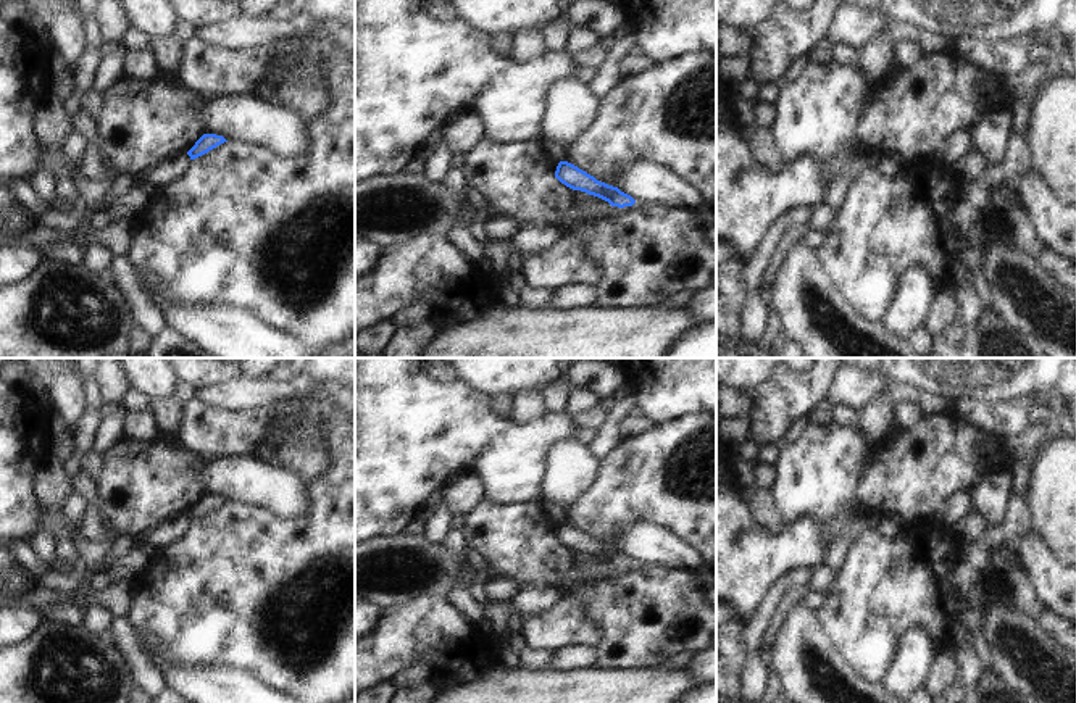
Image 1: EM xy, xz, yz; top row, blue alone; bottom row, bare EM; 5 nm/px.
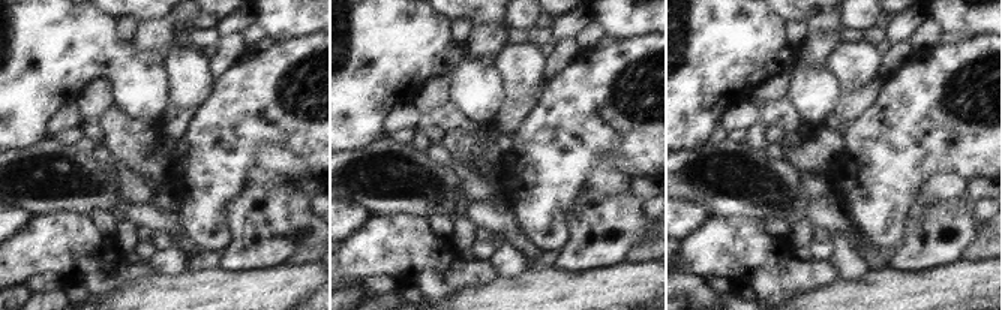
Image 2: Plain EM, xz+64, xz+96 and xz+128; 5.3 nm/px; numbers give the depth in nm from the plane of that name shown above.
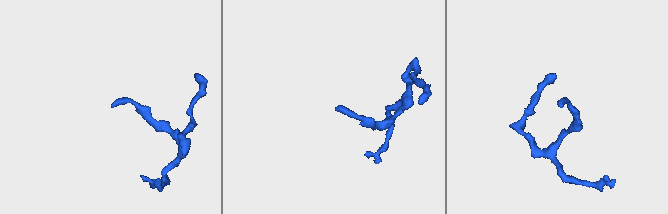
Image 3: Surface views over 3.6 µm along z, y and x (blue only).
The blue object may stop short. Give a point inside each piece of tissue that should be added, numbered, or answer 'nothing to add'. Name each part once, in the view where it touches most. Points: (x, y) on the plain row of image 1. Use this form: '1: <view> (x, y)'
nothing to add

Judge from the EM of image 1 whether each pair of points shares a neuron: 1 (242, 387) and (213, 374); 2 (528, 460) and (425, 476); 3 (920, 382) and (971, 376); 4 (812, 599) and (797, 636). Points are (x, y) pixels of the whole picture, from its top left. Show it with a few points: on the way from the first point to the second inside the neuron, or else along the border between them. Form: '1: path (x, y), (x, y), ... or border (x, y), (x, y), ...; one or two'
1: border (263, 379), (228, 378), (197, 391); two
2: path (502, 458), (450, 458); one
3: path (933, 376), (959, 376); one
4: border (799, 603), (813, 611); two

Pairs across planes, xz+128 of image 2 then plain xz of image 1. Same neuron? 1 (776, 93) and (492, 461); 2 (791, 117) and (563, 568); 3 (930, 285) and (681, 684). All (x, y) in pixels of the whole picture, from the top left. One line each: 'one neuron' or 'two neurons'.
1: two neurons
2: one neuron
3: one neuron

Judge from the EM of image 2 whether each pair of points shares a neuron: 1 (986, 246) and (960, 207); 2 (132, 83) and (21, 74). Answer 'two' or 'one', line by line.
1: two
2: one

